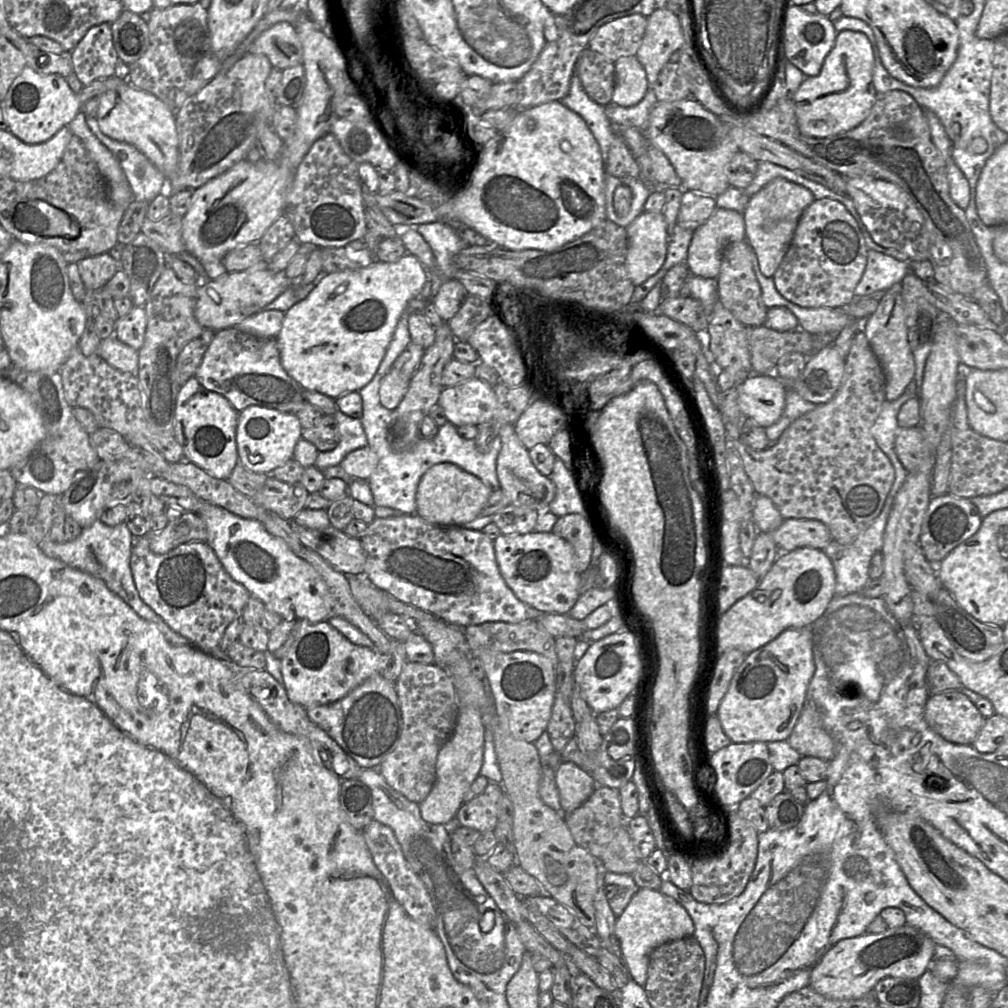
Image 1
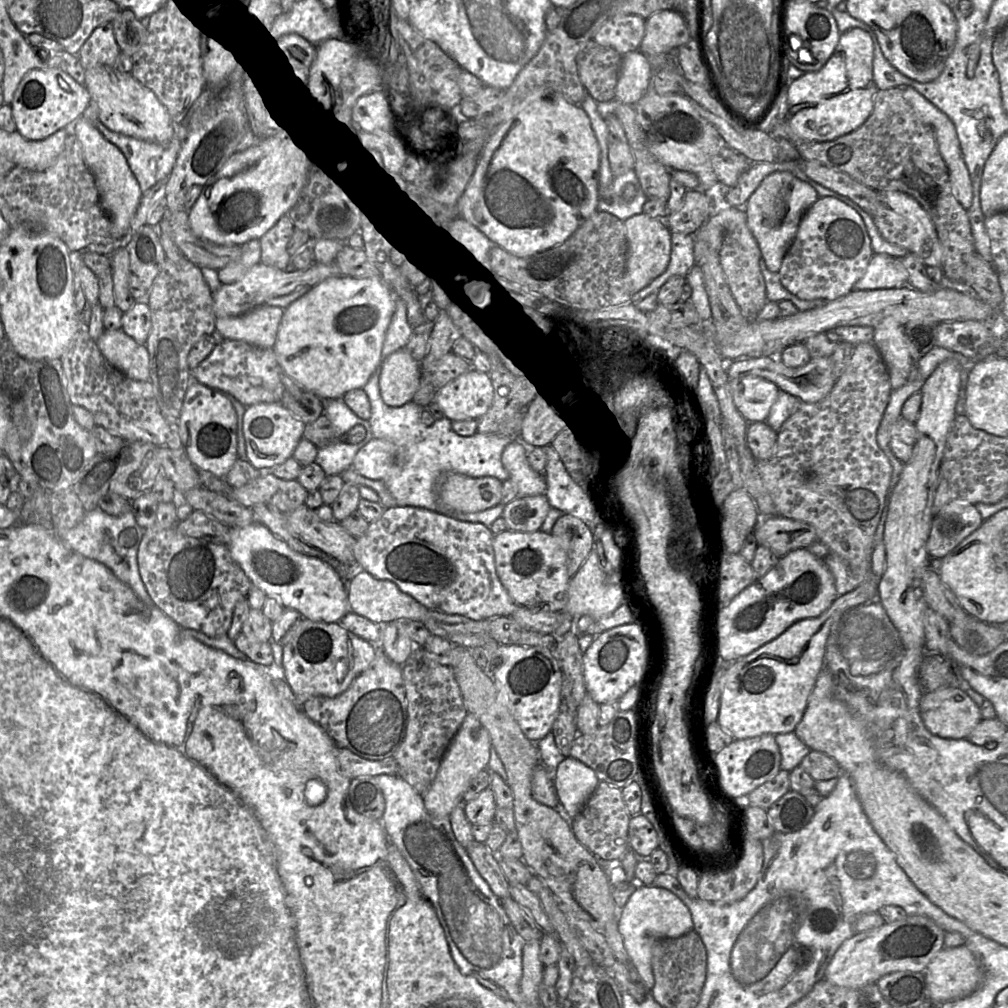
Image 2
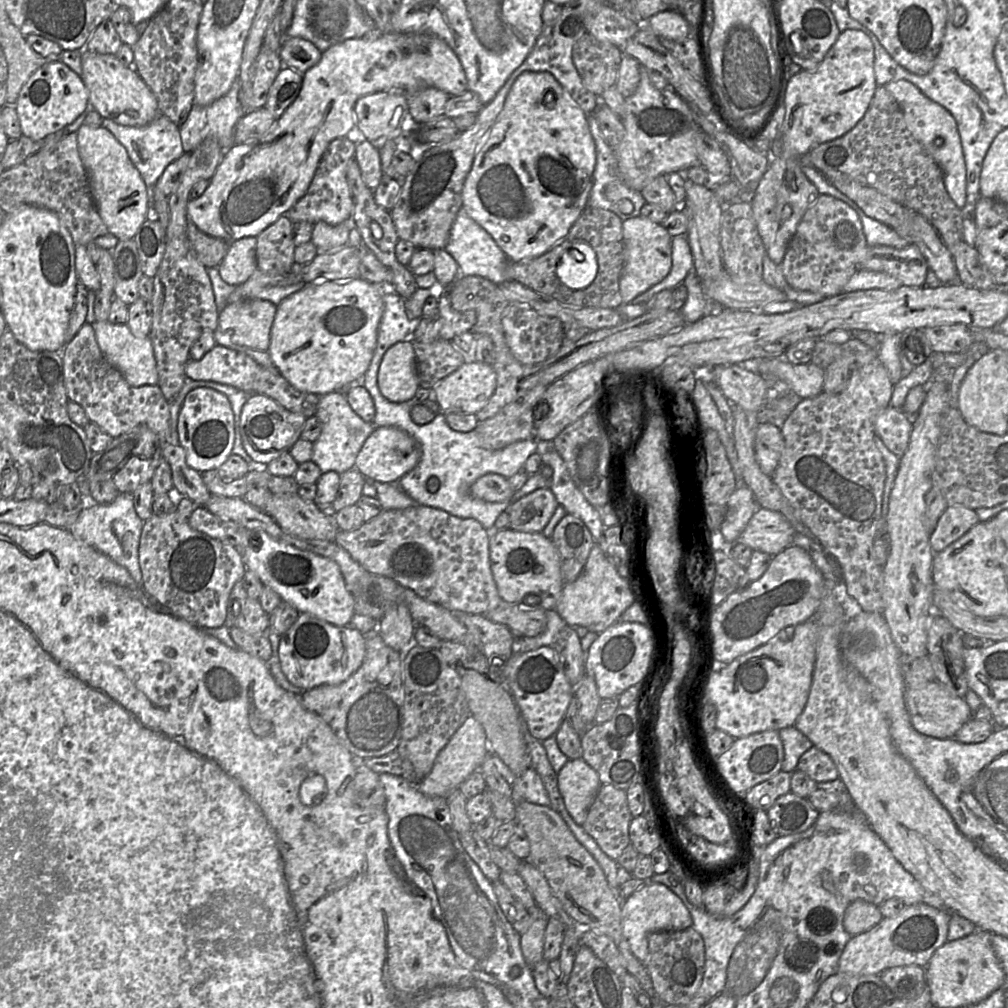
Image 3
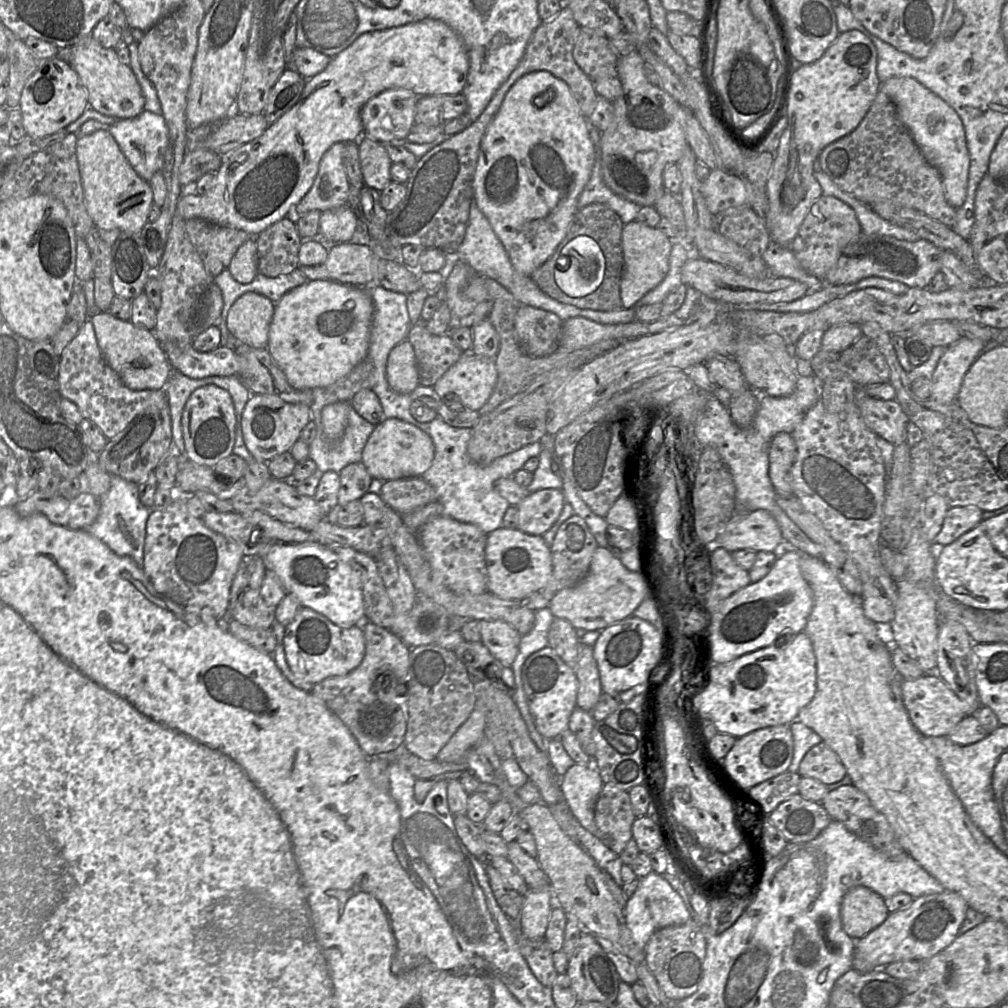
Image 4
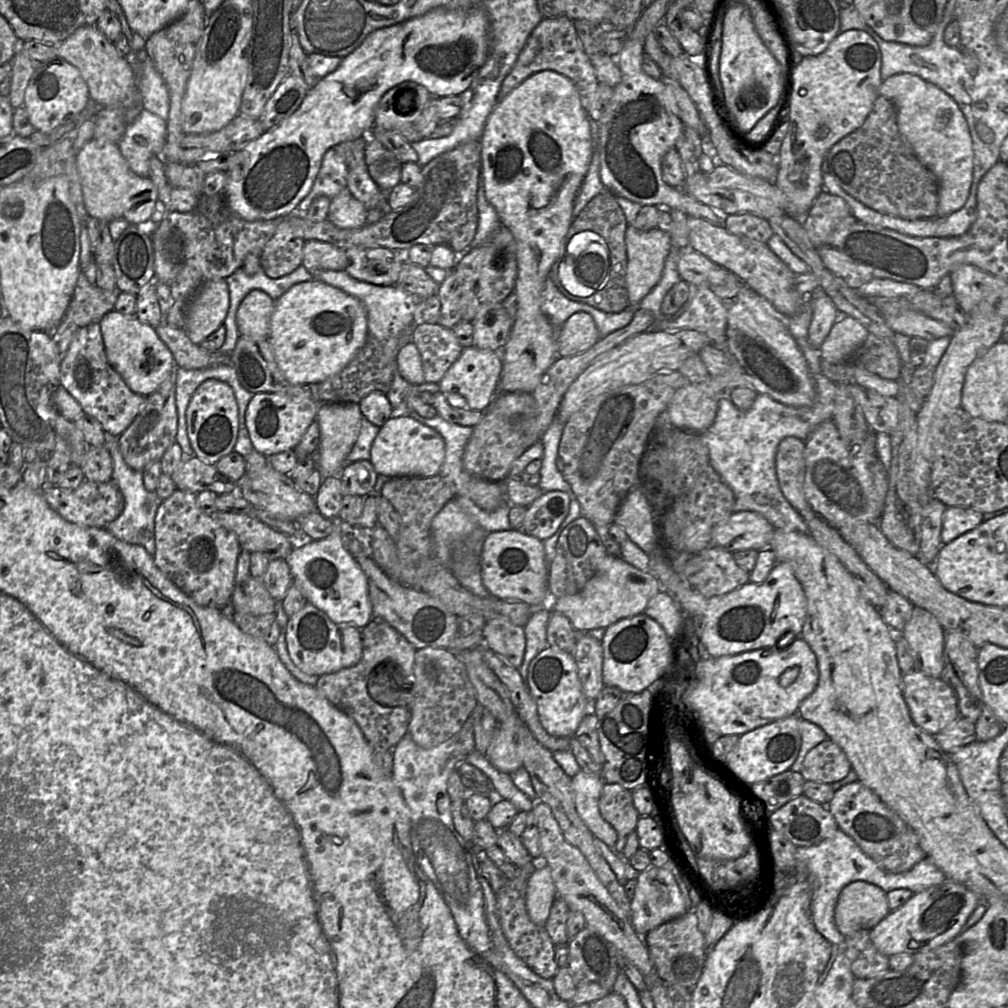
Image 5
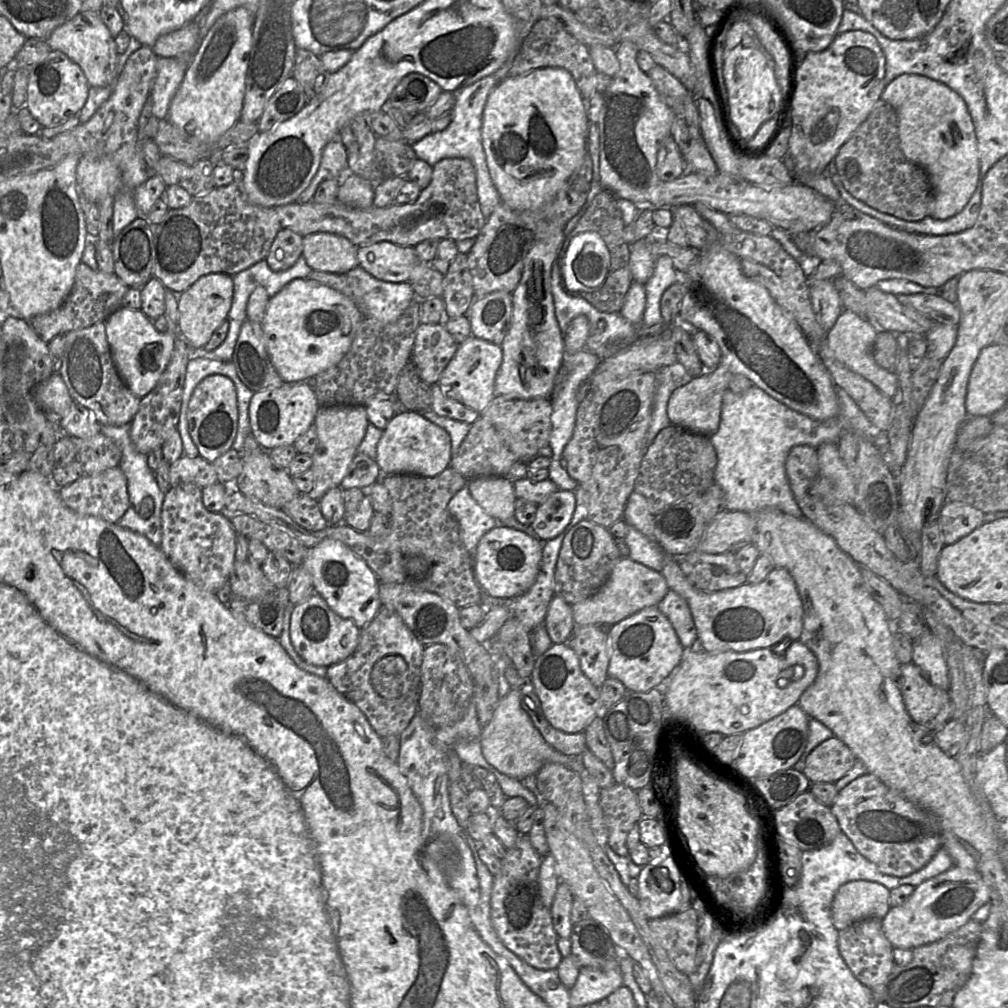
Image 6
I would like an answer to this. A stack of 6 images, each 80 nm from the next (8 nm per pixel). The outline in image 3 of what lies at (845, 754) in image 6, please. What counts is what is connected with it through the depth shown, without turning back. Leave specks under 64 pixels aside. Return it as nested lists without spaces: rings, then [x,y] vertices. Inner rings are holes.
[[[814,746],[800,757],[797,770],[817,783],[830,782],[839,778],[839,772],[832,759]]]

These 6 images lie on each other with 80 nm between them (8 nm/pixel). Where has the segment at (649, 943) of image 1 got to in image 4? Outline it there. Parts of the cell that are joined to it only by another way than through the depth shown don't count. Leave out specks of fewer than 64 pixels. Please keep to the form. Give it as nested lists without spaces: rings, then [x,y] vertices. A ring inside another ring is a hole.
[[[653,871],[641,878],[639,887],[627,900],[623,909],[632,937],[635,943],[643,949],[655,931],[668,926],[682,925],[691,919],[690,912],[681,896],[662,875]]]

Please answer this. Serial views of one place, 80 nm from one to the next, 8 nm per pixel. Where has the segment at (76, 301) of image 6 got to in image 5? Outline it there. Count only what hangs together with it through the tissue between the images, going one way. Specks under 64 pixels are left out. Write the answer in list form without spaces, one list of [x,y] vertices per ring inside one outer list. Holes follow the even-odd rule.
[[[81,271],[64,319],[69,319],[79,328],[99,322],[114,310],[119,293],[117,288],[104,290],[90,283]]]

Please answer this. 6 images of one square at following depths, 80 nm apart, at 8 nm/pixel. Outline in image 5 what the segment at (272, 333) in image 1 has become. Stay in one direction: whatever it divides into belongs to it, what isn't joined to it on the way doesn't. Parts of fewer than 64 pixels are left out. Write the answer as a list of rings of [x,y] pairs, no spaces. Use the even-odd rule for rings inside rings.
[[[260,289],[250,291],[241,302],[236,314],[241,336],[254,342],[268,340],[274,304],[274,300],[264,291]]]

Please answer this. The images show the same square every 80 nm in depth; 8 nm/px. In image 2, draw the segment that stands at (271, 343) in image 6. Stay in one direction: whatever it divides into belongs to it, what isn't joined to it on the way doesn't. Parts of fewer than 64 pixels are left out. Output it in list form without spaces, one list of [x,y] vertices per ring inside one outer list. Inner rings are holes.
[[[381,276],[357,278],[328,277],[284,309],[272,349],[281,369],[306,391],[321,400],[342,398],[353,389],[363,388],[377,368],[385,335],[396,304],[396,293]]]

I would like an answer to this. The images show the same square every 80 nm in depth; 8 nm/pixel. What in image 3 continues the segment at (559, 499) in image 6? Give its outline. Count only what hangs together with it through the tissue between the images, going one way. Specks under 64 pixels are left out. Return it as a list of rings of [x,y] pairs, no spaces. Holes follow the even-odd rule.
[[[540,488],[517,501],[511,501],[506,512],[510,529],[525,533],[542,533],[559,506],[549,488]]]

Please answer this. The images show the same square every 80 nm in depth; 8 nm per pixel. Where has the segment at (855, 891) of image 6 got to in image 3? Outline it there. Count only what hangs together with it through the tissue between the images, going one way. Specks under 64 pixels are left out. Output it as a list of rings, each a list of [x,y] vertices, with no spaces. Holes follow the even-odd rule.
[[[857,899],[847,907],[843,923],[845,930],[855,936],[868,931],[883,918],[879,906]]]

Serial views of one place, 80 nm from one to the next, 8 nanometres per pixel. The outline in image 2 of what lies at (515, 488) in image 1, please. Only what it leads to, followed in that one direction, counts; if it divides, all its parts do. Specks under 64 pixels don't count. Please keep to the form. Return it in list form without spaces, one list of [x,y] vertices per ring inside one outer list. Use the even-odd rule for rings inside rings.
[[[519,439],[510,442],[503,450],[501,462],[516,485],[518,497],[546,495],[547,484],[543,473],[530,466],[526,445]]]

